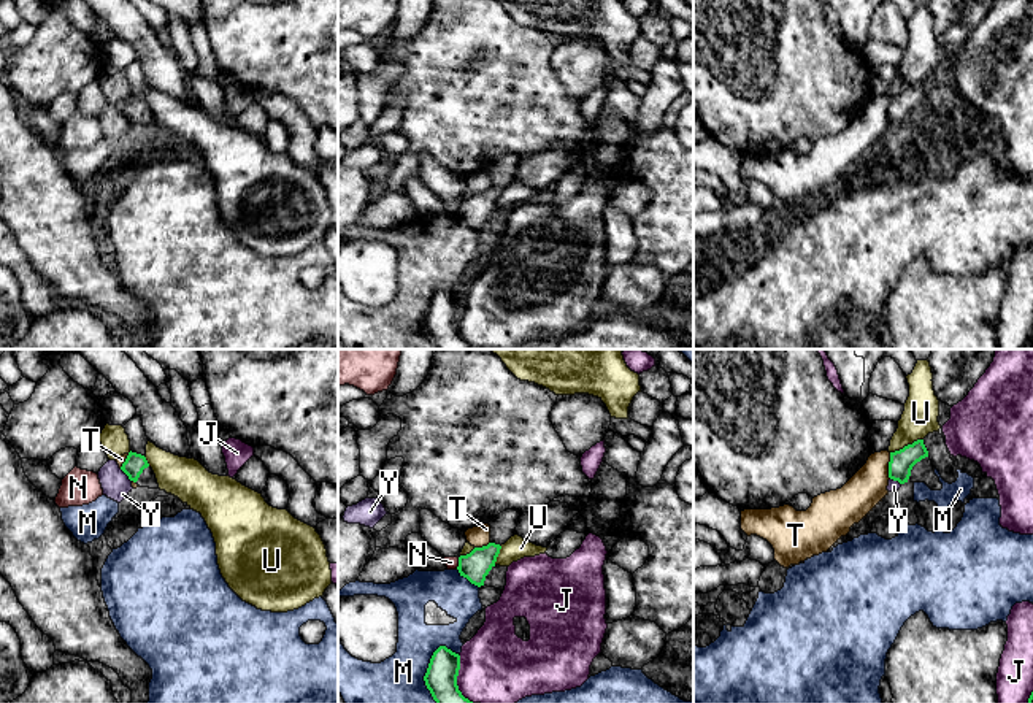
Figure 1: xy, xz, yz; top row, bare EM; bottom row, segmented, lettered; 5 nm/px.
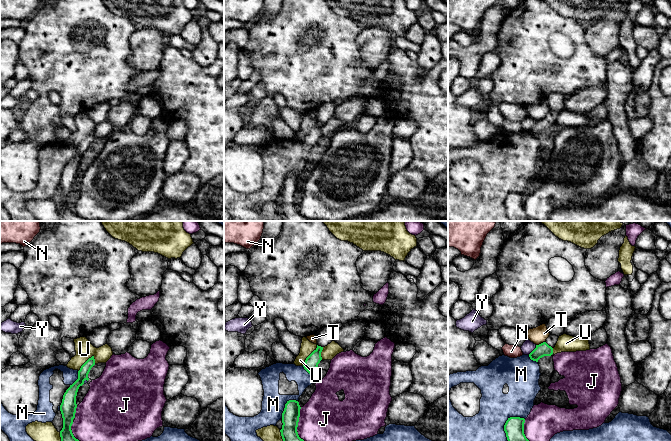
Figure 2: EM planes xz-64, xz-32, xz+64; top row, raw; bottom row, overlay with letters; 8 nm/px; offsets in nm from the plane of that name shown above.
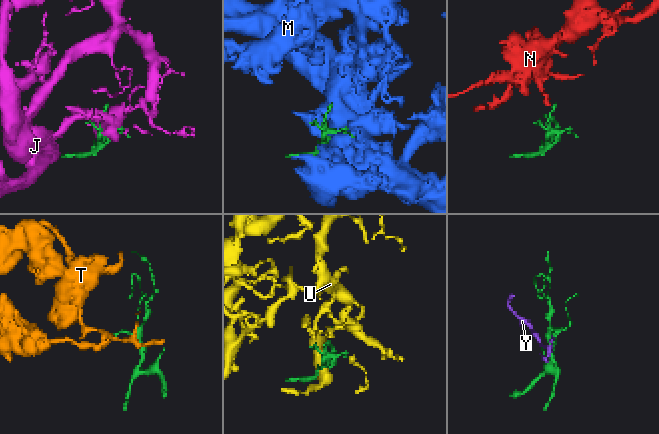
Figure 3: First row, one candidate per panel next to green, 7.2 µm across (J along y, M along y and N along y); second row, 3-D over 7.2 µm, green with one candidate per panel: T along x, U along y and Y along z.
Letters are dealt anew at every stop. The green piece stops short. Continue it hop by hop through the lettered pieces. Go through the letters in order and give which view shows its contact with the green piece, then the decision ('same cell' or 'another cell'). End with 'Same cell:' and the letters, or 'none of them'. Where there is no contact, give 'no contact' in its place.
J: contact in xz; another cell
M: contact in xz; another cell
N: contact in xz; another cell
T: contact in yz; another cell
U: contact in yz; another cell
Y: contact in xy; another cell
Same cell: none of them

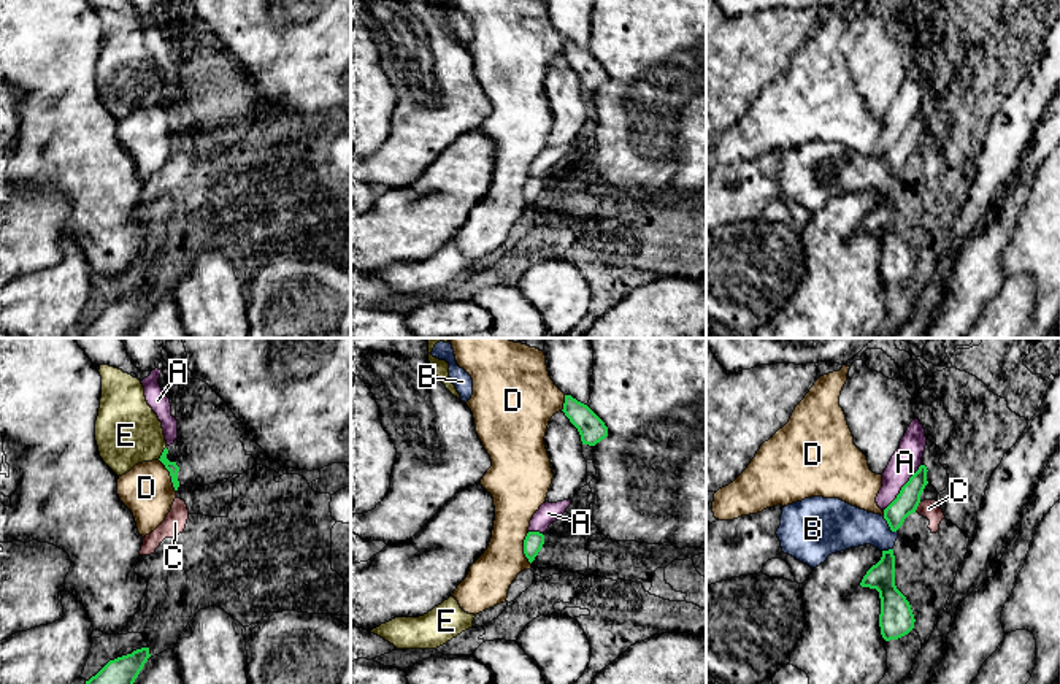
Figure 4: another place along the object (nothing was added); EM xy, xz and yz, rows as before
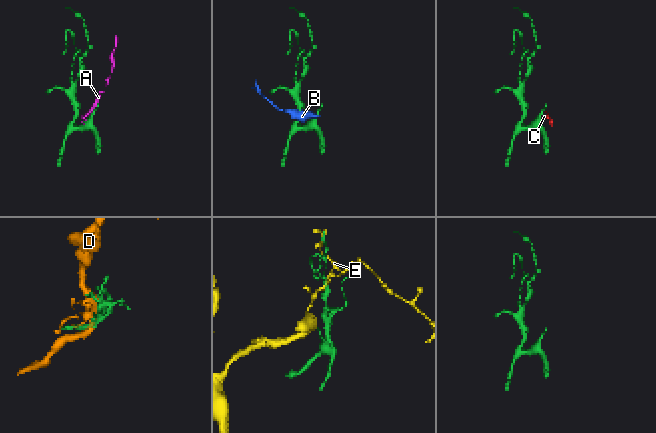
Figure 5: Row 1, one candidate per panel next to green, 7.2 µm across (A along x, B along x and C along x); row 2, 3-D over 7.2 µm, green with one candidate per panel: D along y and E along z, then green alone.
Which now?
A: contact in yz; another cell
B: contact in yz; another cell
C: contact in yz; another cell
D: contact in xz; another cell
E: contact in xy; another cell
Same cell: none of them

